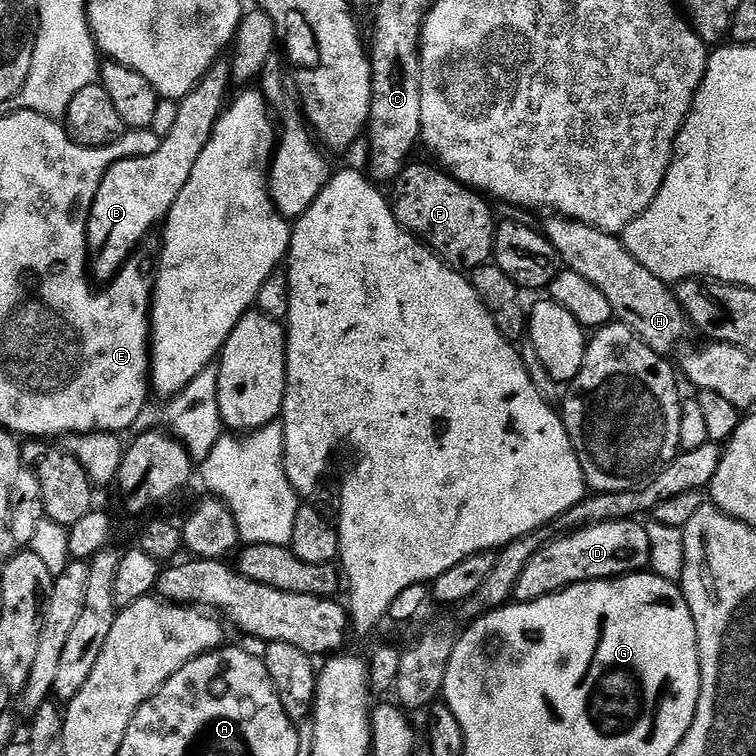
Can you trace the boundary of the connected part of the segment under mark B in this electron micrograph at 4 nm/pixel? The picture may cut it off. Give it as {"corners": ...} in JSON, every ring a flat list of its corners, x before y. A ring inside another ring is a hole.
{"corners":[[221,58,206,70,194,90,179,101,174,130,161,139,154,154,126,158,106,170,88,219,88,267,97,281,107,282,116,277,120,267,143,245,140,243,144,236,167,221,174,202,178,202,178,194,182,194,190,179,194,162,198,162,198,154,202,154,206,142,210,142,210,134,214,134,214,126,230,100,228,88,232,87,231,63]]}

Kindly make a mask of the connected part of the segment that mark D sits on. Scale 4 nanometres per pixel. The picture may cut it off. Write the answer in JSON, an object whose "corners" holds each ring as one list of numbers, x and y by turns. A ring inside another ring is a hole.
{"corners":[[639,519,611,520,601,524,590,524,587,528,577,528,576,531,557,535,541,546,538,554,526,562,526,570,516,583,515,599,521,604,529,604,538,598,553,596,564,588,572,588,575,584,585,584,591,580,614,580,617,576,631,576,634,572,645,571,651,562,650,539,647,530]]}

